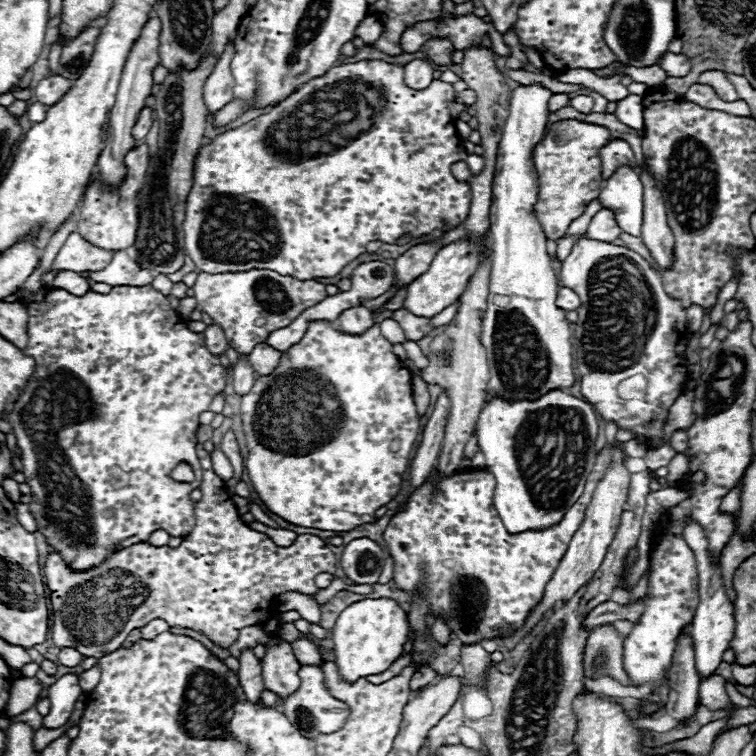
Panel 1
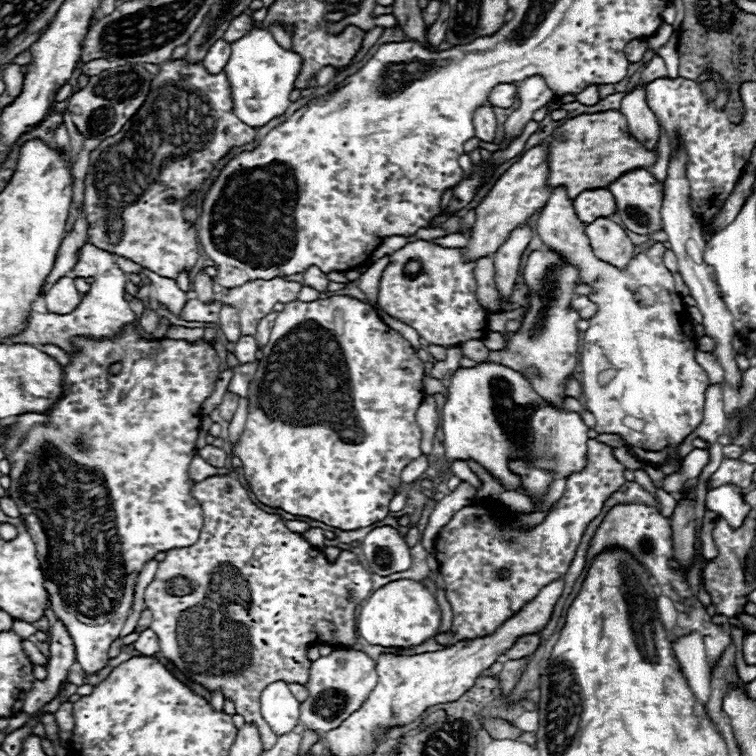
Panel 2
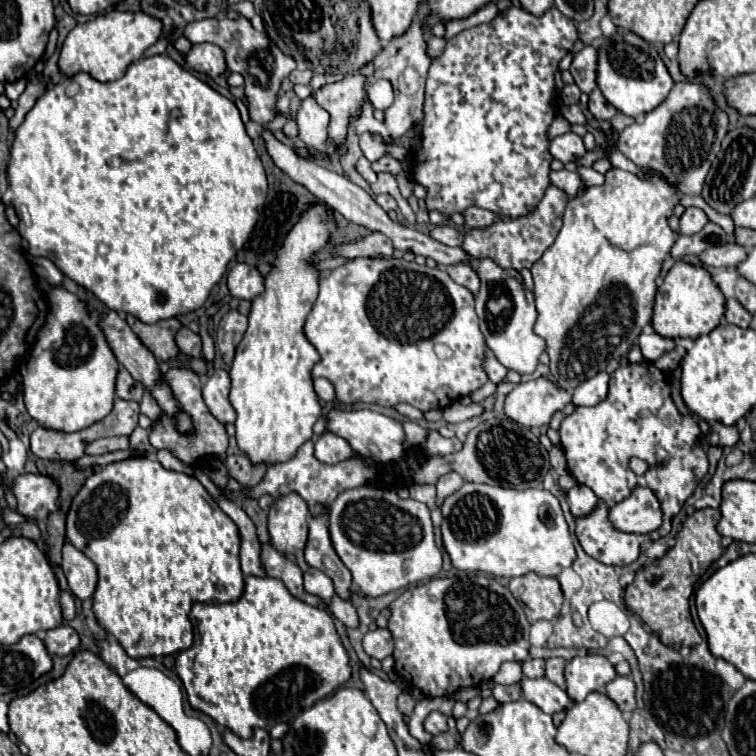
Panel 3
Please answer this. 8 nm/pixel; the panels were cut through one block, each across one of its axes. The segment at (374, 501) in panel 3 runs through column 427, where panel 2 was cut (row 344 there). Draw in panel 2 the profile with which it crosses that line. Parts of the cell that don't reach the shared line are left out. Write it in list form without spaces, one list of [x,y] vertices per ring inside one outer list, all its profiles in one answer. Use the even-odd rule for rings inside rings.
[[[534,250],[528,256],[522,278],[528,288],[528,306],[520,322],[520,330],[506,332],[506,348],[492,352],[488,360],[520,372],[540,398],[554,408],[564,408],[566,382],[574,376],[580,346],[580,332],[576,328],[580,314],[570,306],[570,302],[578,296],[574,288],[582,284],[582,280],[578,276],[578,268],[574,268],[554,250]],[[526,368],[536,368],[538,376],[526,376]]]

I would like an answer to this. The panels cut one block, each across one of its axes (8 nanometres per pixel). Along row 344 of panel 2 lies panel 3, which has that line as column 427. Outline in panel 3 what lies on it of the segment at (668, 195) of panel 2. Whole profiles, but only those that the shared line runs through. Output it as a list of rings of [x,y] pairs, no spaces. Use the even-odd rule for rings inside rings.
[[[430,712],[424,720],[424,730],[430,732],[432,736],[436,734],[442,734],[448,730],[448,724],[446,724],[446,716],[442,712]]]

